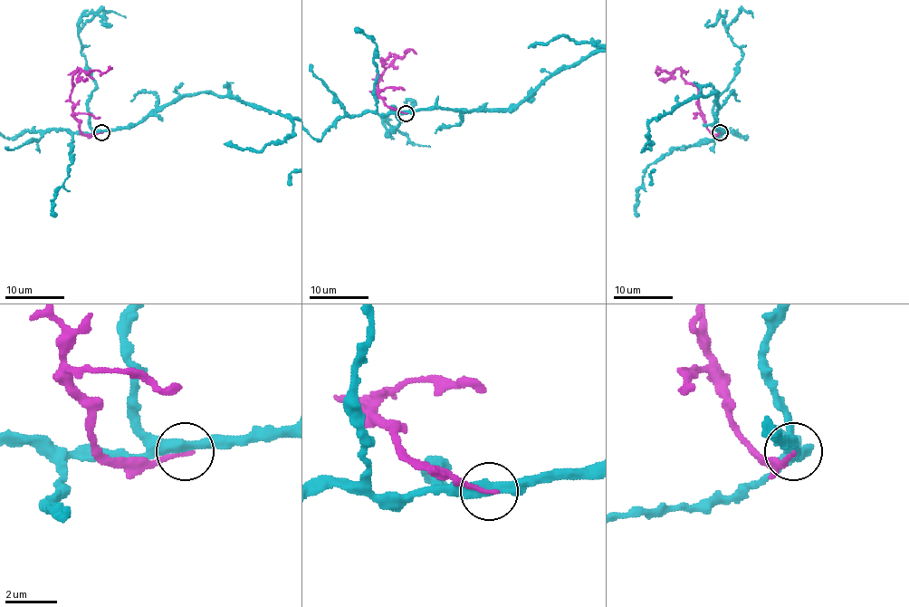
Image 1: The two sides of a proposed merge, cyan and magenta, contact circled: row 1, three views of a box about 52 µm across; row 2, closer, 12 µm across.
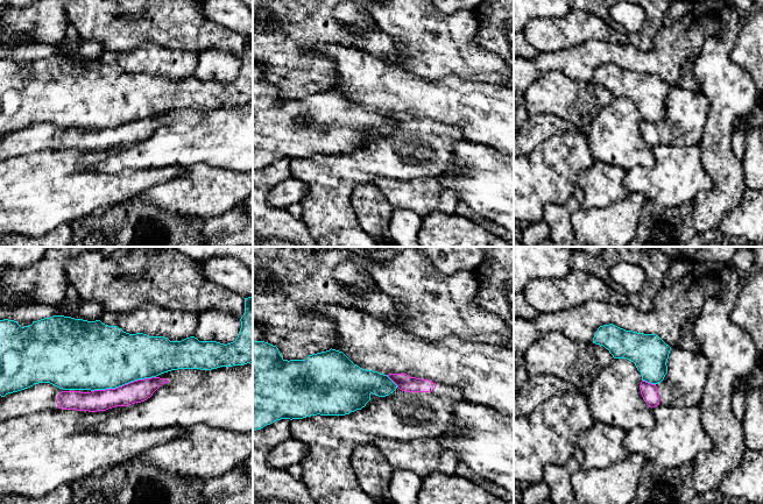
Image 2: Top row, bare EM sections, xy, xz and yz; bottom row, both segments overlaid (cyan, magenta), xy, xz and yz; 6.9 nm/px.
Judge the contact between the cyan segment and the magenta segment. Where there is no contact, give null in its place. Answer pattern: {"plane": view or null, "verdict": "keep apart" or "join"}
{"plane": "xy", "verdict": "keep apart"}

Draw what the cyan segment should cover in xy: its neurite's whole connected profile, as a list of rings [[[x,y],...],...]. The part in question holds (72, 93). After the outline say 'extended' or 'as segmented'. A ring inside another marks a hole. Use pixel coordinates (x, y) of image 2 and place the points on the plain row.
[[[253,35],[245,37],[245,52],[240,58],[238,77],[227,84],[217,80],[199,80],[195,76],[182,80],[170,80],[164,76],[143,72],[129,73],[118,65],[108,65],[100,59],[87,61],[64,55],[52,55],[21,66],[17,61],[0,59],[0,135],[17,132],[38,122],[50,122],[63,129],[106,129],[130,121],[156,116],[178,108],[211,109],[220,106],[243,105],[253,101]]]; as segmented

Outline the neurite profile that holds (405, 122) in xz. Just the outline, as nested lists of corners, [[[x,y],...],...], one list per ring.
[[[407,113],[387,115],[397,128],[386,136],[370,133],[370,140],[361,149],[345,155],[317,154],[290,161],[291,177],[303,180],[309,186],[306,197],[301,201],[302,220],[318,247],[377,247],[376,242],[360,229],[352,208],[349,198],[356,186],[374,184],[380,177],[408,180],[465,171],[454,161],[455,145],[465,141],[459,128],[410,116]]]

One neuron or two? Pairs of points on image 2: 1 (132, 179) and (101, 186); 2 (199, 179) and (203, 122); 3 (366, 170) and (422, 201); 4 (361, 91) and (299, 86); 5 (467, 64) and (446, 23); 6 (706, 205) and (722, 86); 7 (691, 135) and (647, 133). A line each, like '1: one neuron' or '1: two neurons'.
1: one neuron
2: two neurons
3: two neurons
4: two neurons
5: one neuron
6: one neuron
7: one neuron

